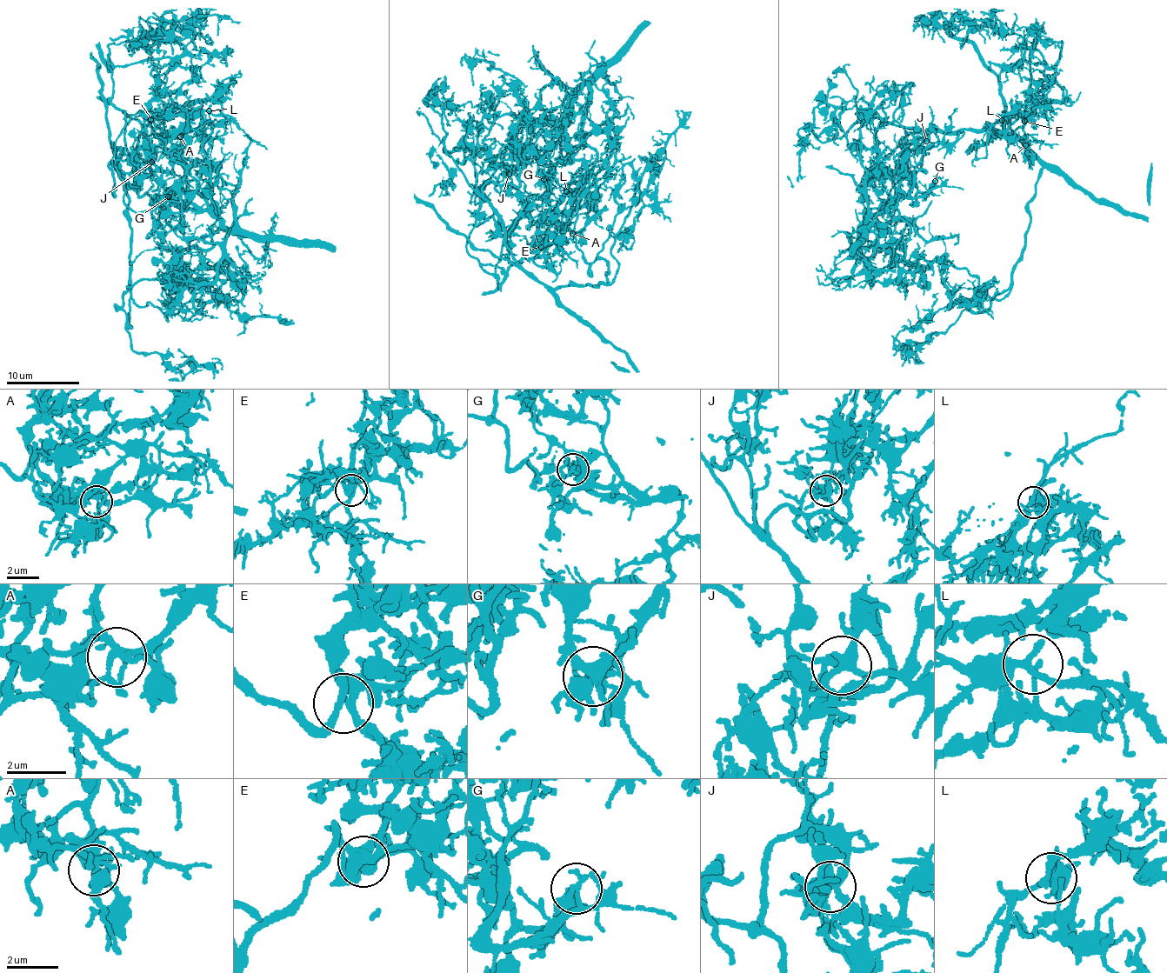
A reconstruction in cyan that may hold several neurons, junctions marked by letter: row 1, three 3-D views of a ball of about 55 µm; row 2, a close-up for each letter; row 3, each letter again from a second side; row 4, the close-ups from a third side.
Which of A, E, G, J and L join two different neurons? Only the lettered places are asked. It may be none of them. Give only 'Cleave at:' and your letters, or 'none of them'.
Cleave at: G

